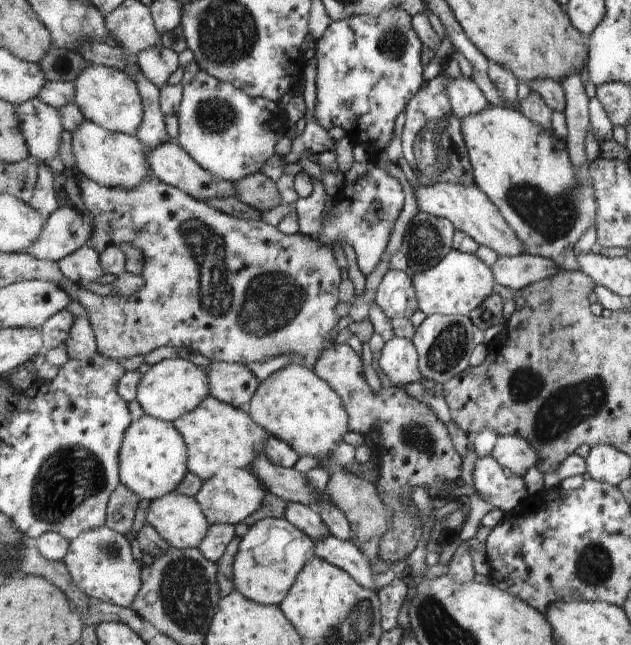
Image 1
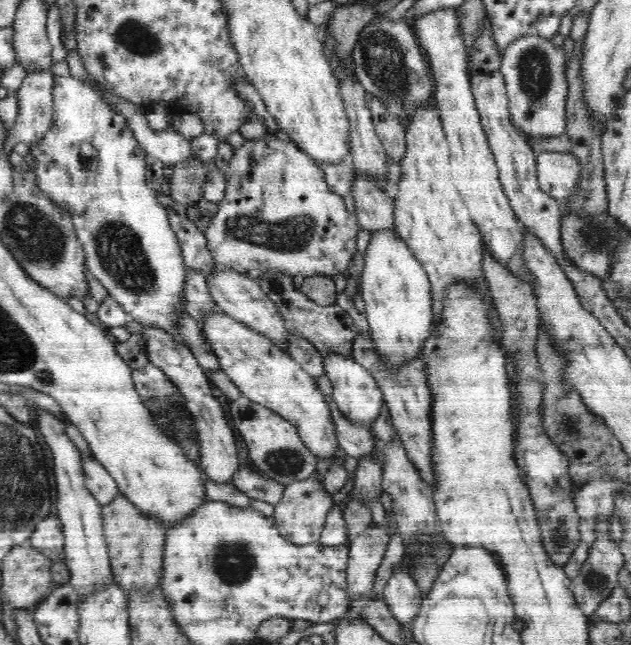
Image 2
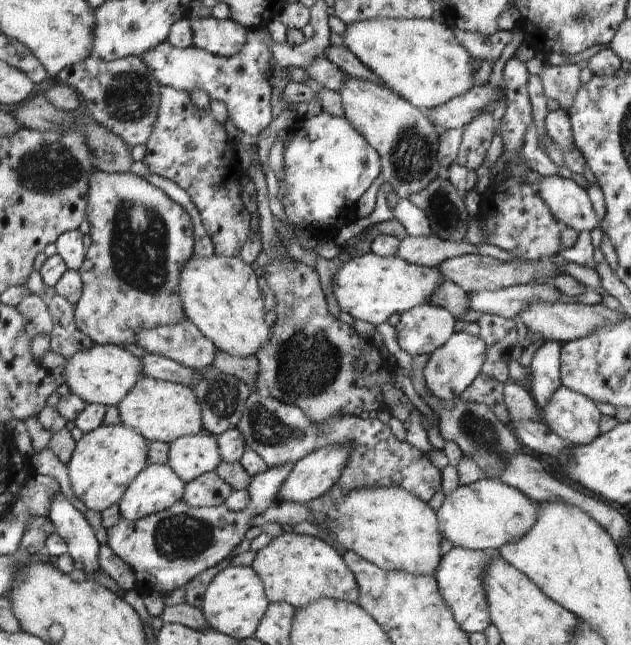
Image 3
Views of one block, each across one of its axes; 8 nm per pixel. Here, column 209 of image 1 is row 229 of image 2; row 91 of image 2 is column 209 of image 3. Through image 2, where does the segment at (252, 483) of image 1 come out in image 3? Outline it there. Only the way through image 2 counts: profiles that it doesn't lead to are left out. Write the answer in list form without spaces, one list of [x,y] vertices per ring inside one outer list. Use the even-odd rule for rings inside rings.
[[[208,434],[183,436],[169,444],[167,464],[184,482],[192,482],[201,474],[214,471],[220,464],[216,440]]]

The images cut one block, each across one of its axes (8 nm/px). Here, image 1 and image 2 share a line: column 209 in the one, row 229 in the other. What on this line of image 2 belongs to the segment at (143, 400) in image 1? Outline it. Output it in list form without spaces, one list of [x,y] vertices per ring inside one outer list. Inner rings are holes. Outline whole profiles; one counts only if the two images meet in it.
[[[395,228],[371,233],[361,276],[361,295],[374,349],[387,370],[398,372],[422,352],[433,322],[432,288],[421,261],[403,241]]]

